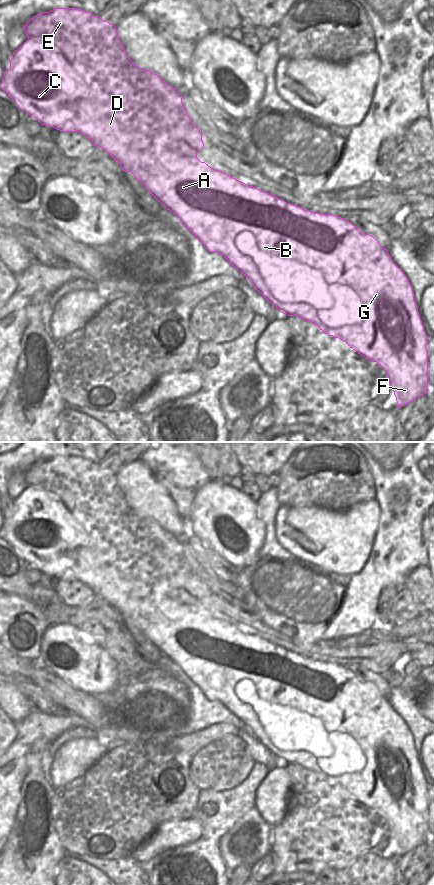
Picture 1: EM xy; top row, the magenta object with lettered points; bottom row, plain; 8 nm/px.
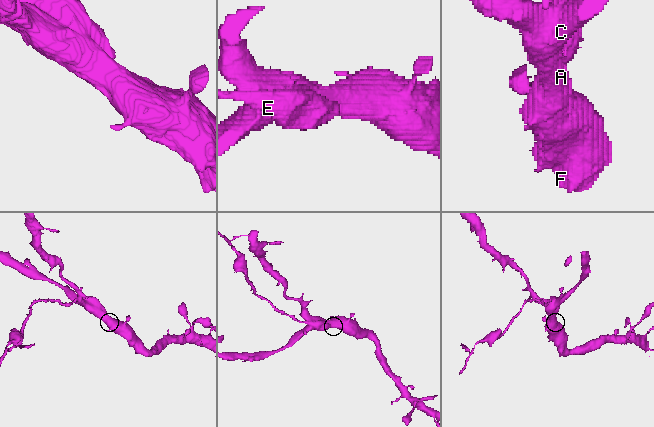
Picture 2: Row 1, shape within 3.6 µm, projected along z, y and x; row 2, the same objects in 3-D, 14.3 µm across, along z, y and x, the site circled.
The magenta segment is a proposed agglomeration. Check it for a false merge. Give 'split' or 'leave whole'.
split

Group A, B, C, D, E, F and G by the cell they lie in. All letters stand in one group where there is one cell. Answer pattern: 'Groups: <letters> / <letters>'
Groups: A B C D F G / E.

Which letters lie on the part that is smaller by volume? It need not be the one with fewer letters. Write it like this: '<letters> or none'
E

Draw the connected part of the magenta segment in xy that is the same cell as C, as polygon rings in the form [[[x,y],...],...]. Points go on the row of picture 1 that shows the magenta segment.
[[[28,38],[12,55],[10,69],[4,72],[0,88],[25,113],[45,126],[51,126],[63,132],[79,132],[92,141],[94,146],[105,150],[125,172],[131,172],[148,190],[148,192],[170,212],[175,214],[184,226],[204,245],[209,252],[221,254],[234,268],[239,270],[254,288],[281,313],[288,316],[299,316],[307,322],[315,324],[320,330],[343,340],[350,348],[361,356],[377,362],[387,373],[391,389],[394,391],[398,408],[401,408],[428,392],[428,337],[419,316],[412,287],[404,272],[392,261],[388,250],[383,248],[371,235],[361,232],[346,218],[333,214],[319,214],[289,204],[267,192],[249,186],[219,170],[211,168],[197,158],[197,153],[204,147],[202,133],[192,123],[183,103],[182,96],[176,88],[167,84],[151,70],[144,70],[144,77],[125,76],[119,78],[111,74],[107,82],[115,82],[118,91],[109,94],[93,94],[86,80],[74,69],[66,56],[55,46],[37,38]]]

